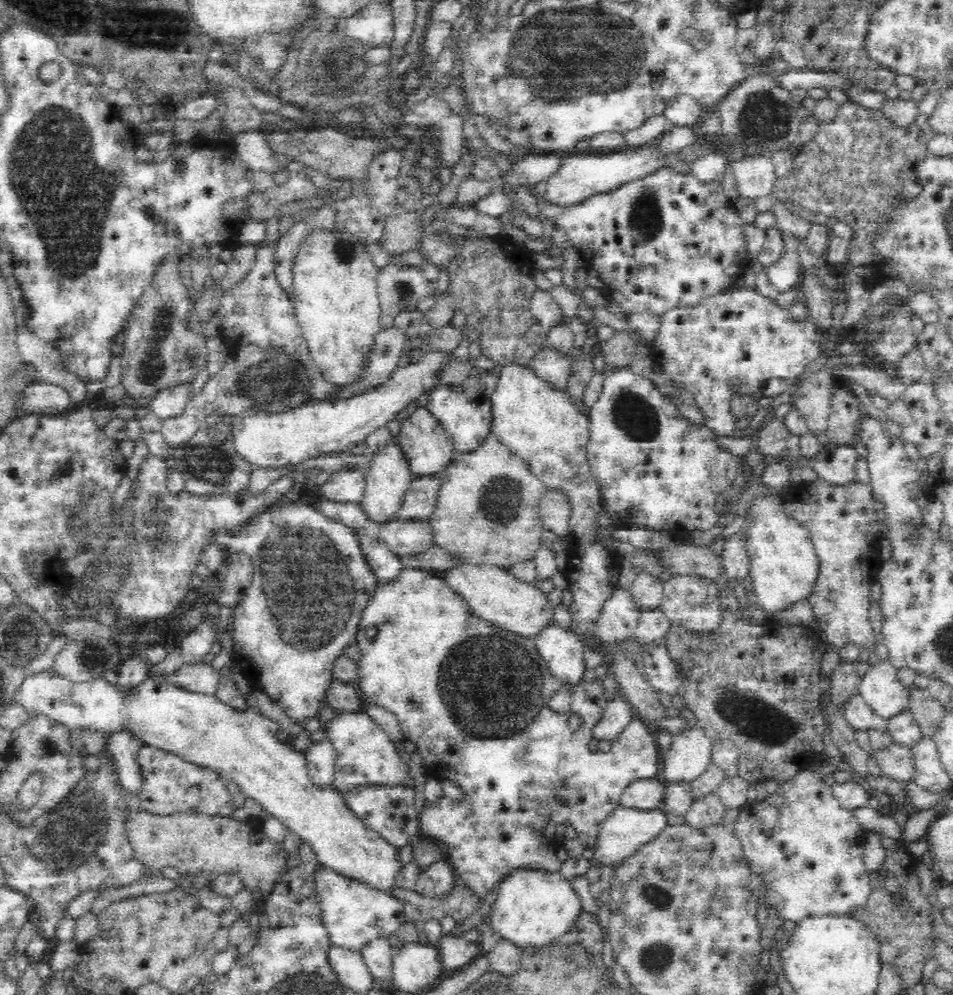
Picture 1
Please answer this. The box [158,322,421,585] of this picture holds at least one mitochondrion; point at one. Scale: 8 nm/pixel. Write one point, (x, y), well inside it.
(273, 382)

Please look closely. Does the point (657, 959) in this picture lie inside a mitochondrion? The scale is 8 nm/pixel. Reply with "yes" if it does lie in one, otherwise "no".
yes

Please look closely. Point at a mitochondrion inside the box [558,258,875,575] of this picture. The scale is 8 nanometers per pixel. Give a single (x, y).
(633, 413)

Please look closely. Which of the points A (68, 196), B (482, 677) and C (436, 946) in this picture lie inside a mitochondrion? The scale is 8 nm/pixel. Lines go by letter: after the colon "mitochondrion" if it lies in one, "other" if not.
A: mitochondrion
B: mitochondrion
C: other

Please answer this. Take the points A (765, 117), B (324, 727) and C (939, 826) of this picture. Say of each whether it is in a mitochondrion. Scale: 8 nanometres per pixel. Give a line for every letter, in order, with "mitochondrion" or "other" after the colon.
A: mitochondrion
B: other
C: other

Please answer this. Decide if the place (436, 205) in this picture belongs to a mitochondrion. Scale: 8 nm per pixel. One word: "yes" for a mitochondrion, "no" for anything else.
no

